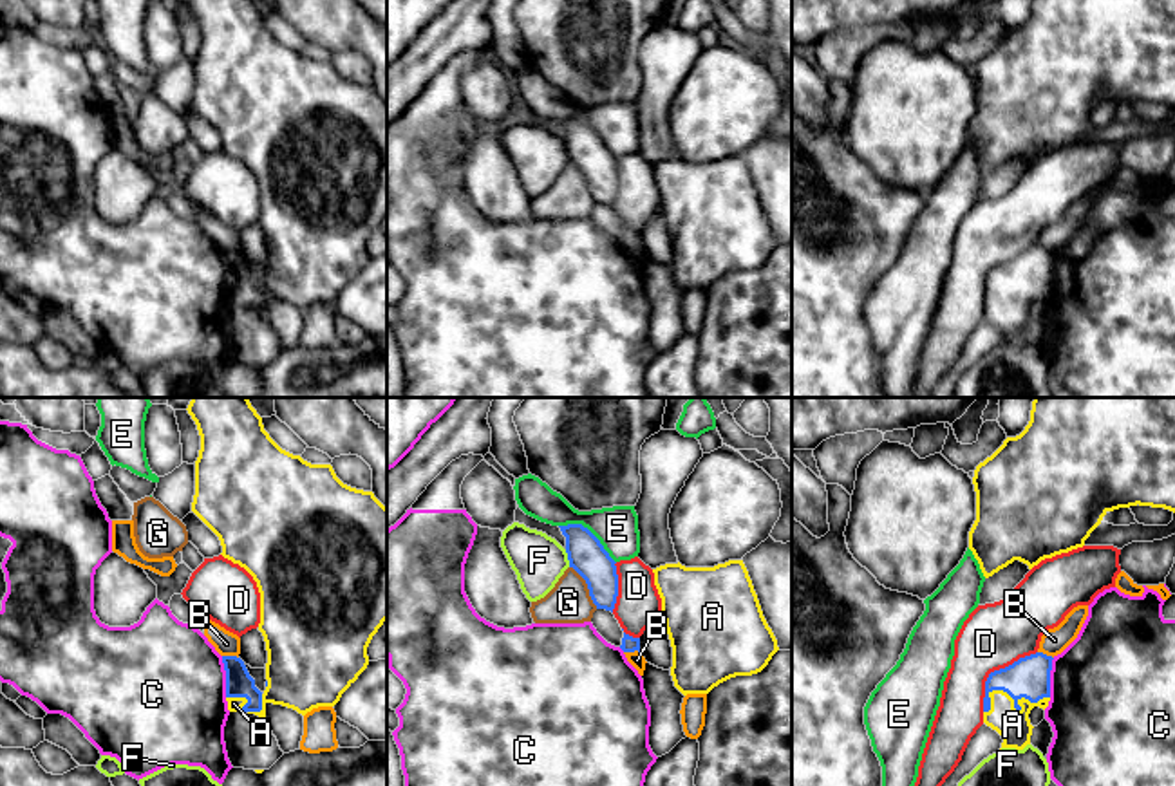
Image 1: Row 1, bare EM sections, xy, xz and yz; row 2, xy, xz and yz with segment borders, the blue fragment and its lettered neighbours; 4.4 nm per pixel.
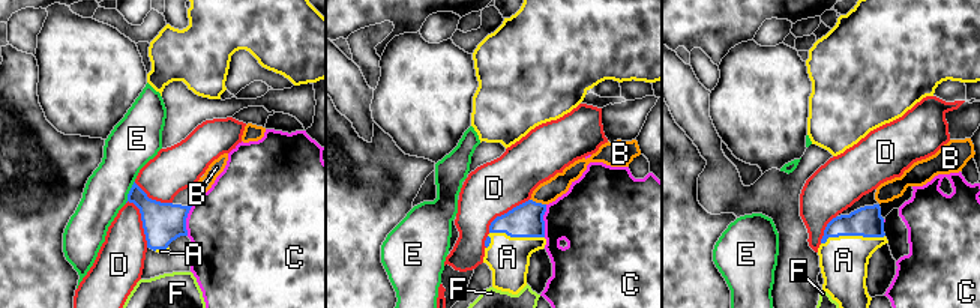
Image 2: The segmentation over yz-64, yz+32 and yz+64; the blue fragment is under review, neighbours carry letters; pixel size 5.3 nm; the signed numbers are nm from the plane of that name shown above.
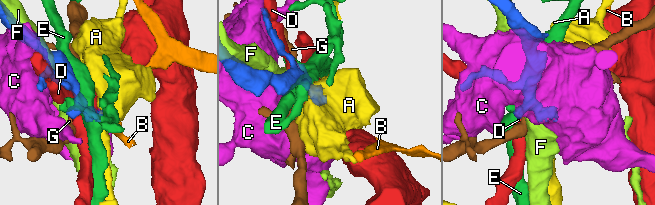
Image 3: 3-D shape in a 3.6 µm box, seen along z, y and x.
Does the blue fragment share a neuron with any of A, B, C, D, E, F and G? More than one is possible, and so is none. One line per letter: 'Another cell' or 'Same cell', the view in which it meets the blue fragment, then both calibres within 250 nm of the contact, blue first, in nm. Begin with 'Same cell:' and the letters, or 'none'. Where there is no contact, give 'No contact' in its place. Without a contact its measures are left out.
Same cell: A
A: Same cell. Touches blue in yz. Thickness 180 nm (blue) against 150 nm
B: Another cell. Touches blue in xz. Thickness 70 nm (blue) against 70 nm
C: Another cell. Touches blue in xy. Thickness 120 nm (blue) against 500 nm
D: Another cell. Touches blue in yz. Thickness 180 nm (blue) against 280 nm
E: Another cell. Touches blue in xz. Thickness 170 nm (blue) against 190 nm
F: Another cell. Touches blue in xz. Thickness 170 nm (blue) against 240 nm
G: Another cell. Touches blue in xz. Thickness 170 nm (blue) against 190 nm

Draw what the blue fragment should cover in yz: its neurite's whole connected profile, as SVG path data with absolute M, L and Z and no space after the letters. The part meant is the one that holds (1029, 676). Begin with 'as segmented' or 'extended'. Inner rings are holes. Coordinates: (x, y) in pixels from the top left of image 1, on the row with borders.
extended | M1036 652L989 674L983 723L1001 735L1001 748L1023 750L1030 744L1034 726L1029 714L1034 706L1048 706L1052 660Z

